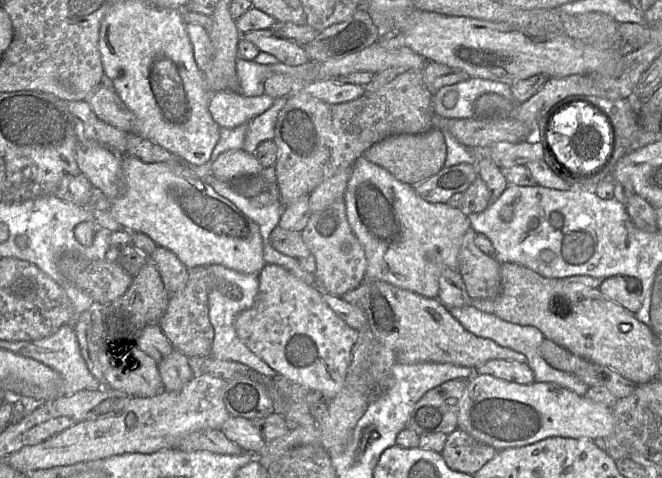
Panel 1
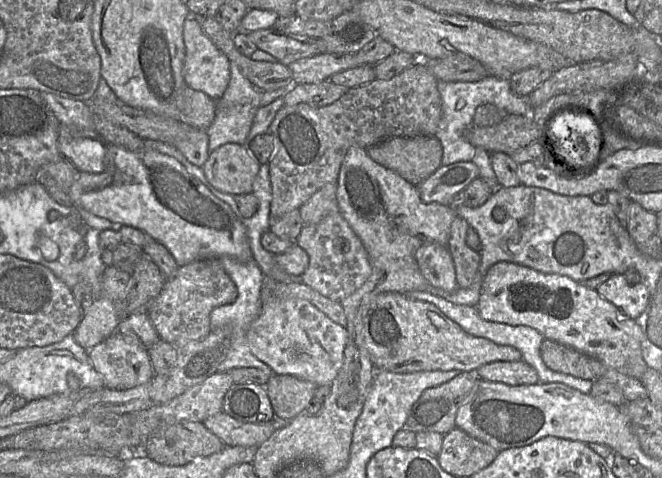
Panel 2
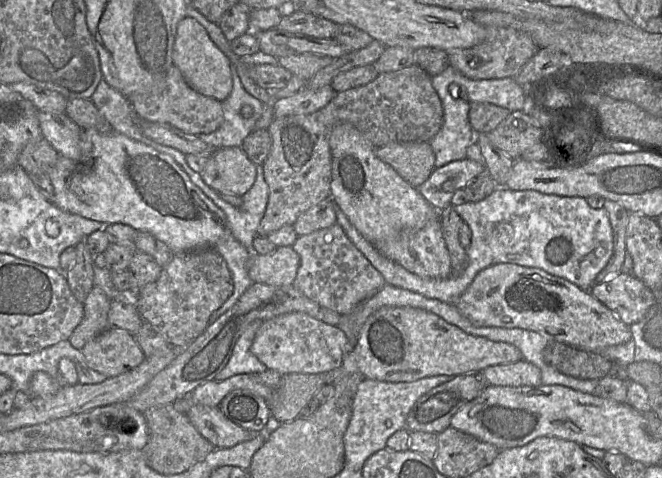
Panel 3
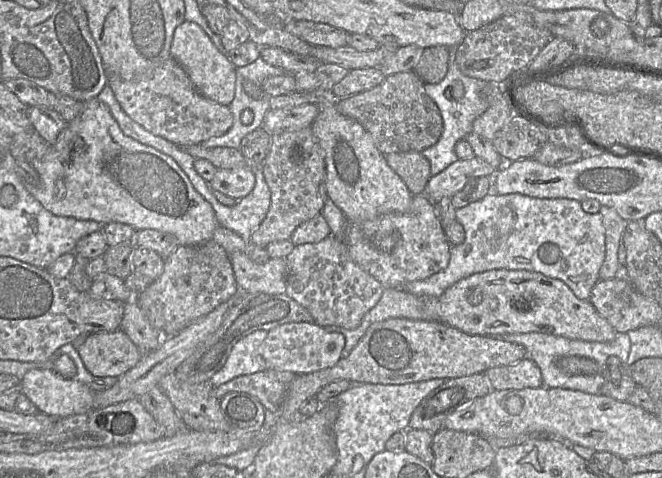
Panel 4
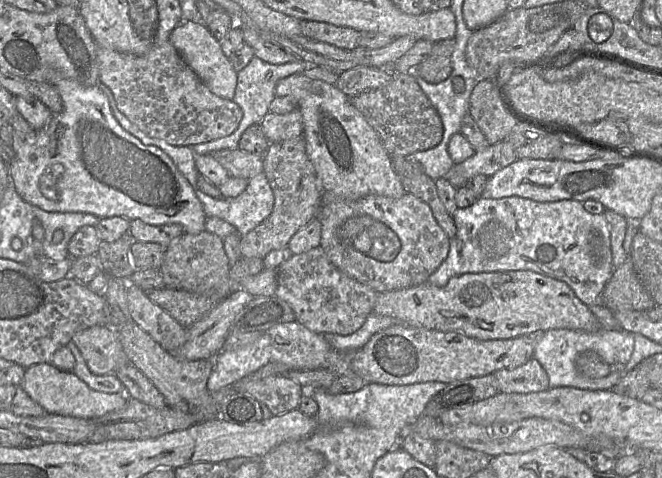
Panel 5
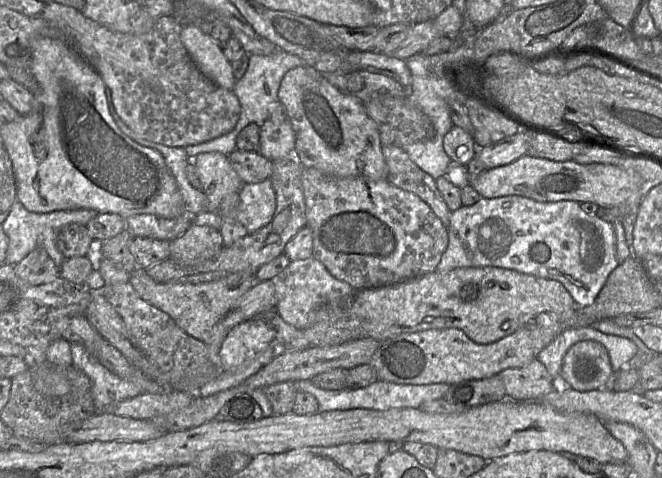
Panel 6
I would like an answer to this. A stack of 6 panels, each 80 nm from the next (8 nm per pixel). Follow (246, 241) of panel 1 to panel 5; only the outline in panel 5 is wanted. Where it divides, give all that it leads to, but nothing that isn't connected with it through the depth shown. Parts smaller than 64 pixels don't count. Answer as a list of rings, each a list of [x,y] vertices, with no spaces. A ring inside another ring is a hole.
[[[62,79],[55,84],[56,89],[62,99],[63,109],[58,114],[53,114],[51,119],[41,129],[34,129],[26,135],[25,140],[17,143],[13,139],[12,150],[14,157],[9,165],[9,173],[13,180],[14,187],[19,196],[27,203],[34,205],[47,212],[83,212],[91,213],[100,218],[120,216],[128,219],[140,219],[143,222],[151,225],[165,225],[165,224],[180,224],[184,228],[185,233],[198,234],[204,231],[206,214],[203,205],[197,198],[191,184],[178,170],[173,160],[161,149],[153,145],[144,145],[139,139],[125,131],[115,117],[109,106],[108,98],[102,91],[100,85],[83,86],[72,79]]]

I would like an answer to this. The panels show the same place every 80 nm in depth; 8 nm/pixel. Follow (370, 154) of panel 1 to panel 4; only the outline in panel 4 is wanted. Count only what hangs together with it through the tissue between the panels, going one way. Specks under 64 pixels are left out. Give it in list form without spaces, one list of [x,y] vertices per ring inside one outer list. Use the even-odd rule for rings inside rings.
[[[421,152],[385,155],[390,168],[404,181],[412,195],[422,194],[431,177],[430,163]]]

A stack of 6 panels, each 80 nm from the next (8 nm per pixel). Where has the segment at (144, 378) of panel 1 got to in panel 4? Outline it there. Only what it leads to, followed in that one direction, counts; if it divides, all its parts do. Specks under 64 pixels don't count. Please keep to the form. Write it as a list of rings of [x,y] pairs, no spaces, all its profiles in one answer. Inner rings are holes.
[[[120,329],[86,335],[78,352],[87,370],[98,377],[119,377],[132,369],[143,355]]]

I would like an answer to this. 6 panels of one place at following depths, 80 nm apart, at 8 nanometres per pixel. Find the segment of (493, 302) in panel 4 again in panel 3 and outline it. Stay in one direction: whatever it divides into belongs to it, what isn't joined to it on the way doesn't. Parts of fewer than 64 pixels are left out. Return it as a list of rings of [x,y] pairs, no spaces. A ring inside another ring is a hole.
[[[510,263],[492,265],[479,272],[455,306],[474,326],[520,328],[546,336],[550,341],[567,344],[589,352],[621,345],[632,339],[630,326],[596,299],[590,290],[584,290],[564,278],[551,275],[541,269]]]

